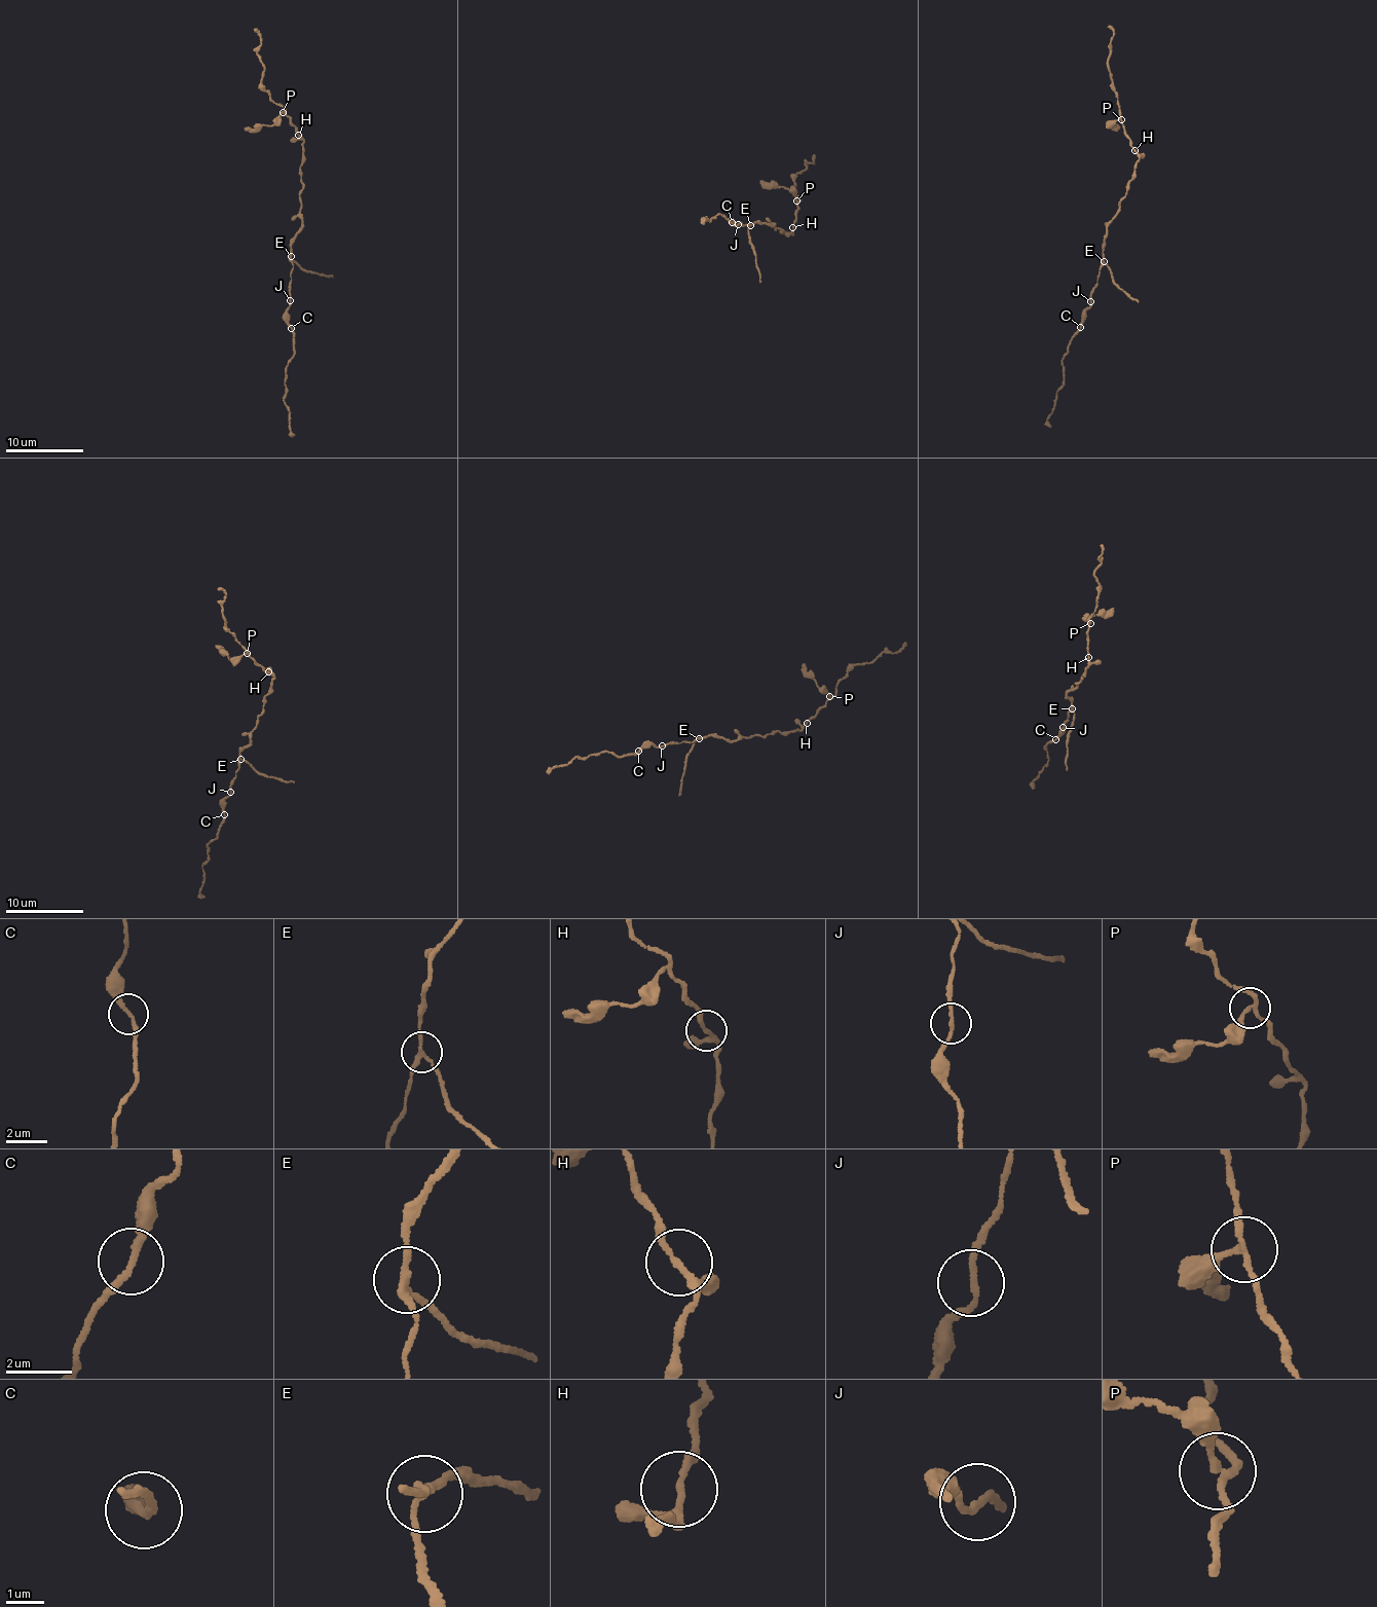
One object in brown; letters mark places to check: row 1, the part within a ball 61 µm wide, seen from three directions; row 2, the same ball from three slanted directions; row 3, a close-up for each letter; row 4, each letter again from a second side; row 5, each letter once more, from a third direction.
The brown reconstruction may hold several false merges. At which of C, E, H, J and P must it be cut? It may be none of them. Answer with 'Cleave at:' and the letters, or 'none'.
Cleave at: E, P

